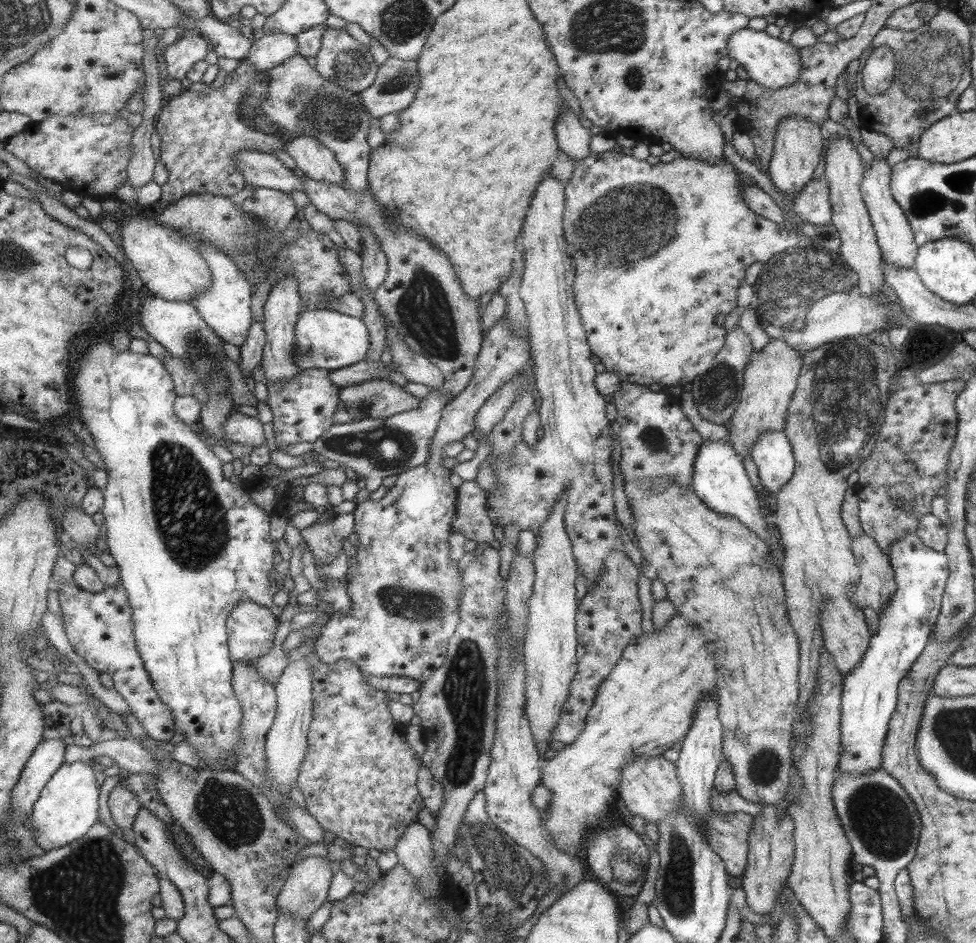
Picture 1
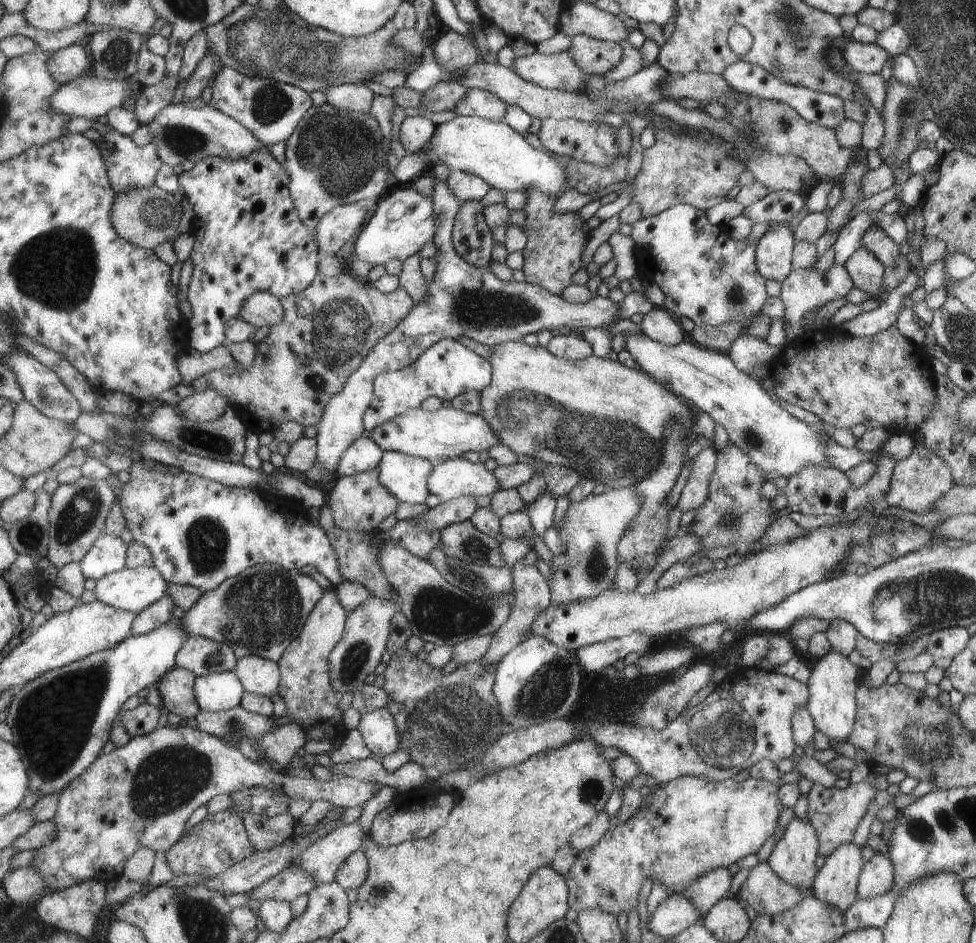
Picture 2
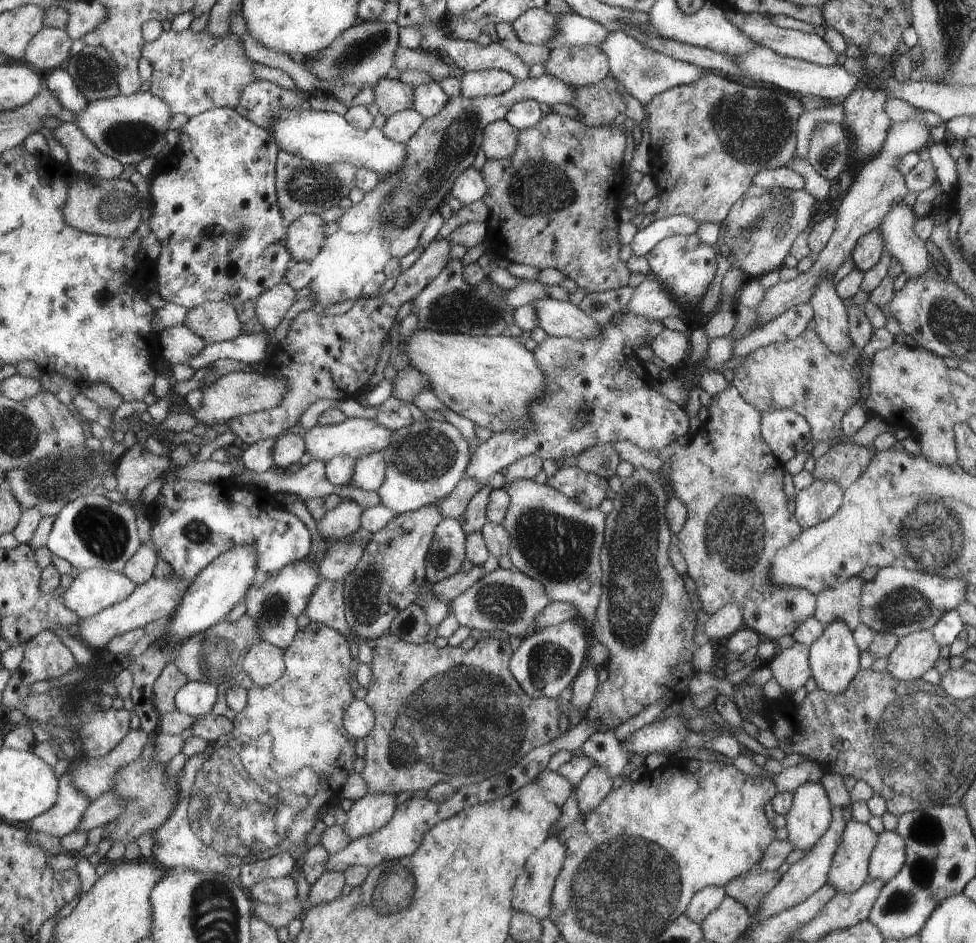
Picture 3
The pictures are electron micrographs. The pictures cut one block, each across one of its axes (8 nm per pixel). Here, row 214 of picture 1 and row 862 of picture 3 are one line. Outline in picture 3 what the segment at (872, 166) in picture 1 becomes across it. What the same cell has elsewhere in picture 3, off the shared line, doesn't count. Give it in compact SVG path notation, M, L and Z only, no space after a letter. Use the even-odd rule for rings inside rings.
M883 830L877 834L878 840L868 862L867 880L881 879L887 882L896 876L904 866L905 841L893 831Z

